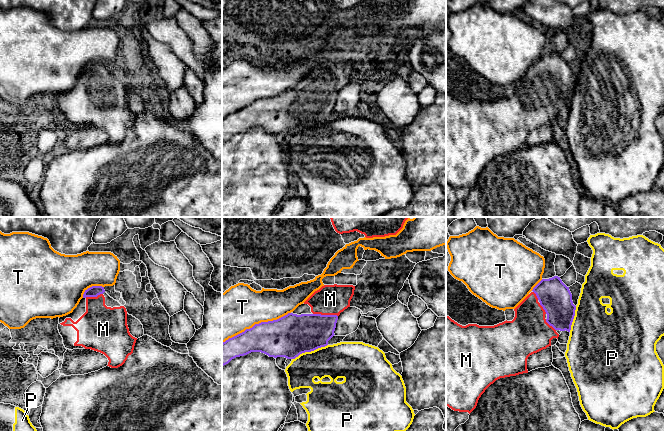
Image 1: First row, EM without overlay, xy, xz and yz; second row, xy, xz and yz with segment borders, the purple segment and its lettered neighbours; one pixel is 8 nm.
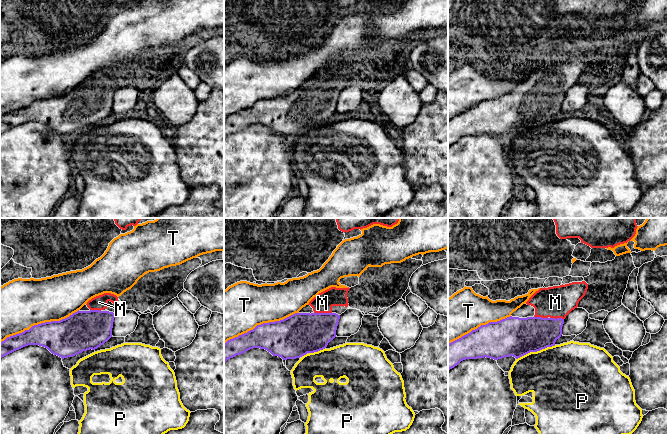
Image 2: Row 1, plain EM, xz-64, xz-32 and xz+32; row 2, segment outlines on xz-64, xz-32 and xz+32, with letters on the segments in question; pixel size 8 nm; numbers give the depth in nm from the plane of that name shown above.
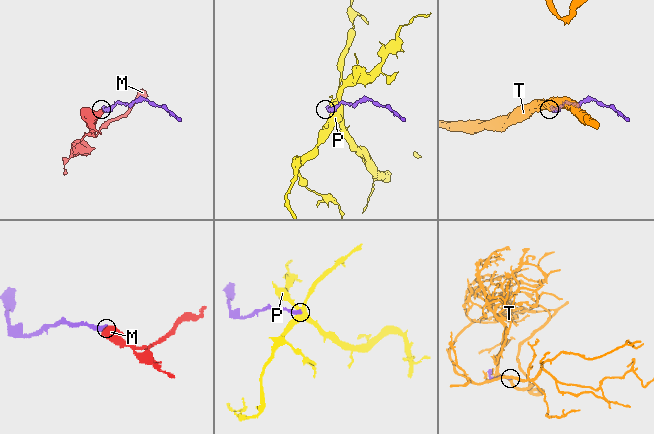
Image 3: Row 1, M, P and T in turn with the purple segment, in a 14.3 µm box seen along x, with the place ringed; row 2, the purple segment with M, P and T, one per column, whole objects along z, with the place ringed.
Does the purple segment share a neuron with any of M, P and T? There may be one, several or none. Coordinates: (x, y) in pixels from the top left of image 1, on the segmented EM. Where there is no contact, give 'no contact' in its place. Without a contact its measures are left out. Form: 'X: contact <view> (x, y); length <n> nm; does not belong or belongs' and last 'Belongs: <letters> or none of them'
M: contact xz (325, 315); length 200 nm; belongs
P: contact xz (309, 351); length 320 nm; does not belong
T: contact xz (256, 324); length 600 nm; does not belong
Belongs: M

